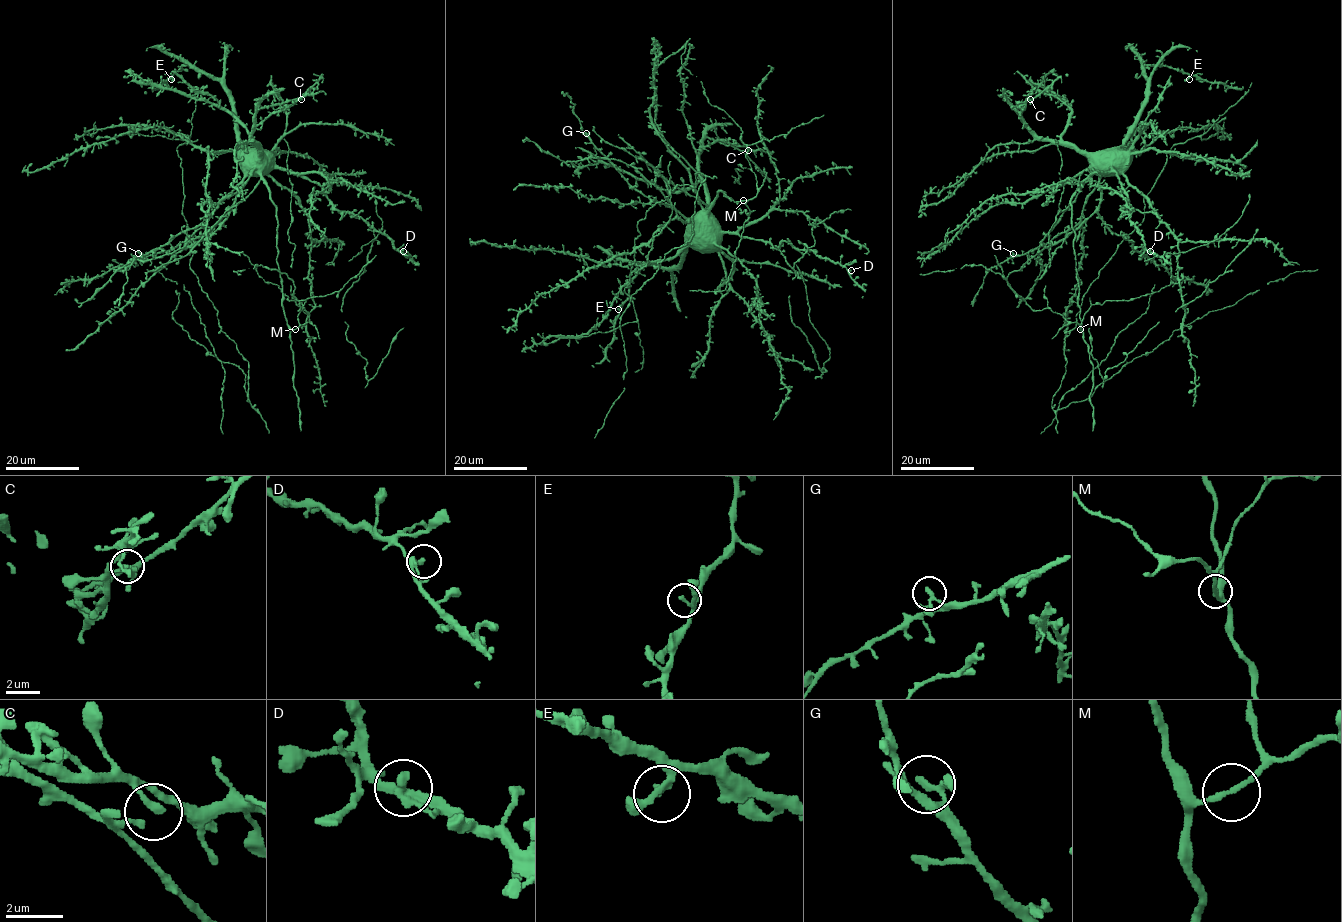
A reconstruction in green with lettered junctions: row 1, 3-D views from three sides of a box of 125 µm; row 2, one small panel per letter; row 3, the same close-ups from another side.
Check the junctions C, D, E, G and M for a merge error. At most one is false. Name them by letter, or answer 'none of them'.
none of them

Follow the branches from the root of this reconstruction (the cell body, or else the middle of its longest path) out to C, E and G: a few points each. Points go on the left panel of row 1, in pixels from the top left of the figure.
C: (251, 166), (258, 155), (258, 149), (252, 141), (252, 130), (272, 114), (286, 110), (301, 99)
E: (251, 166), (248, 151), (240, 143), (229, 91), (218, 80), (191, 66), (182, 66), (171, 79)
G: (251, 166), (251, 172), (204, 223), (187, 228), (167, 244), (144, 255), (138, 253)

